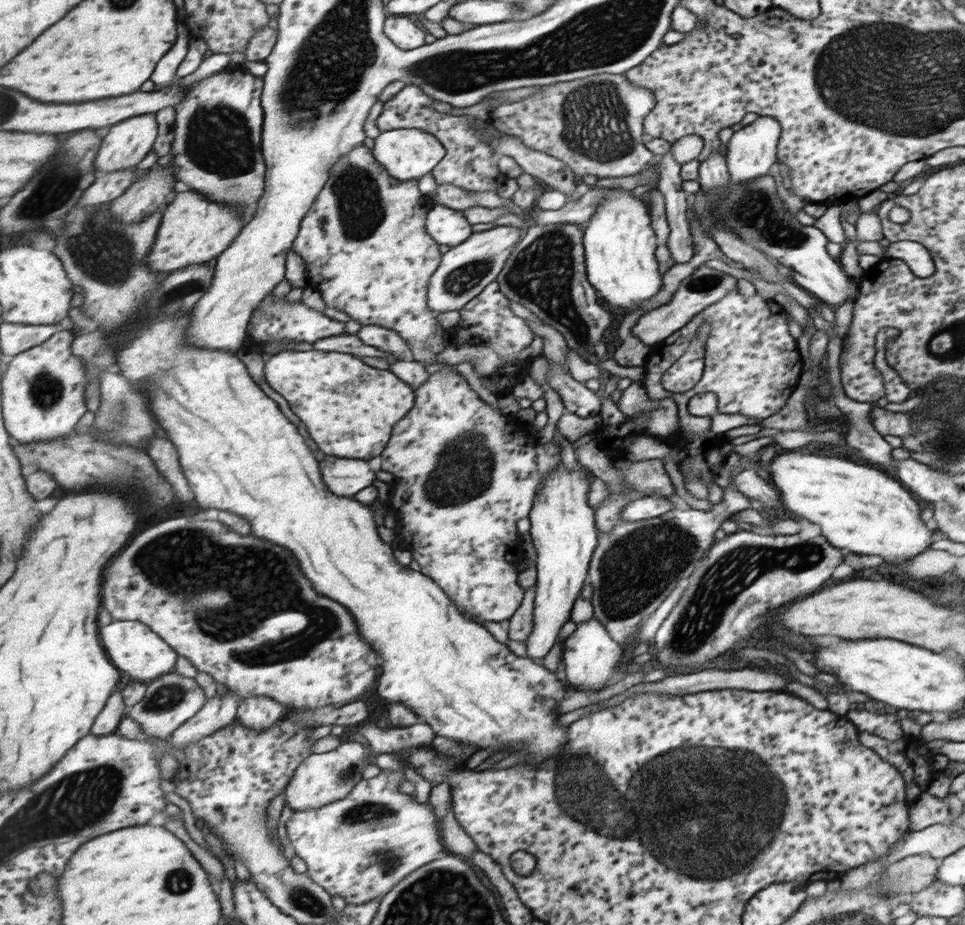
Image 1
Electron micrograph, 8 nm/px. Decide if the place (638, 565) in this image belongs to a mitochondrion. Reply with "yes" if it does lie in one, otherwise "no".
yes

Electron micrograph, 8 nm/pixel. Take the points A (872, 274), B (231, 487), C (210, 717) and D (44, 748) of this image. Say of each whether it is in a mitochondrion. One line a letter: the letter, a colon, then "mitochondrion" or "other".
A: other
B: other
C: other
D: other

